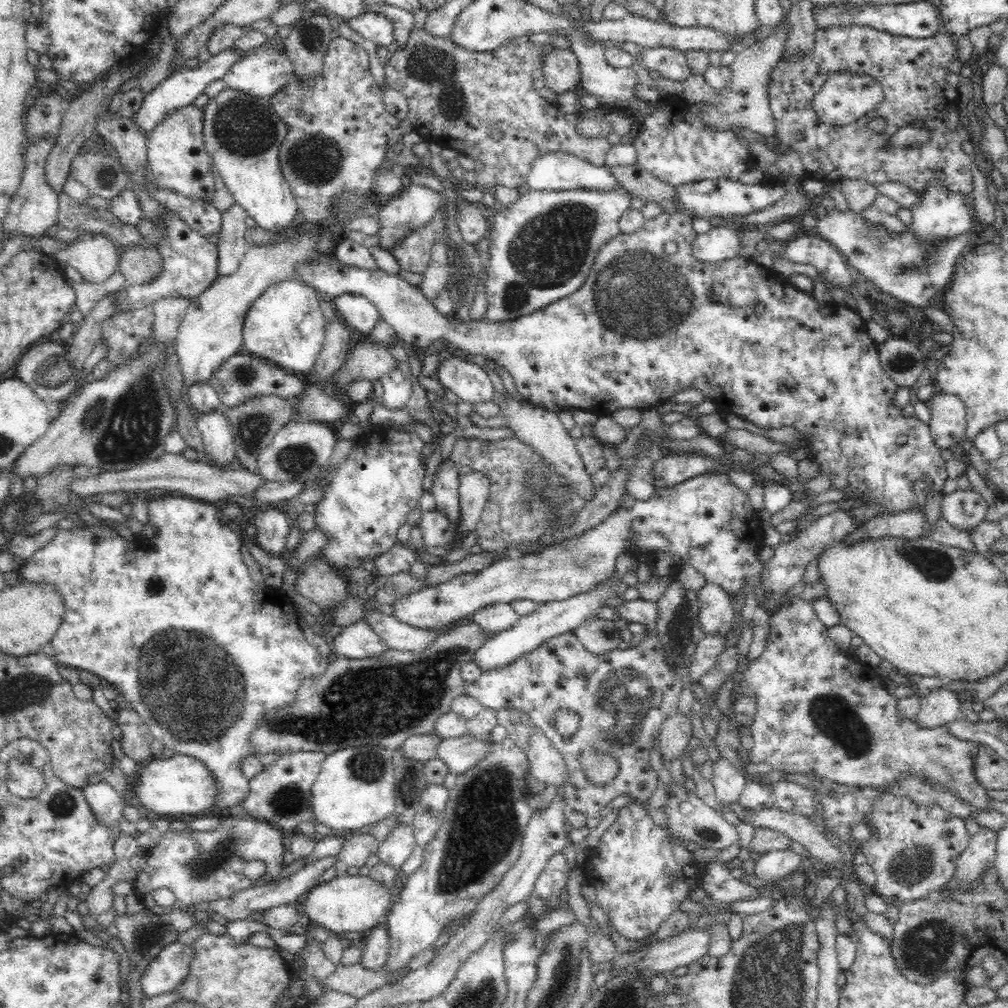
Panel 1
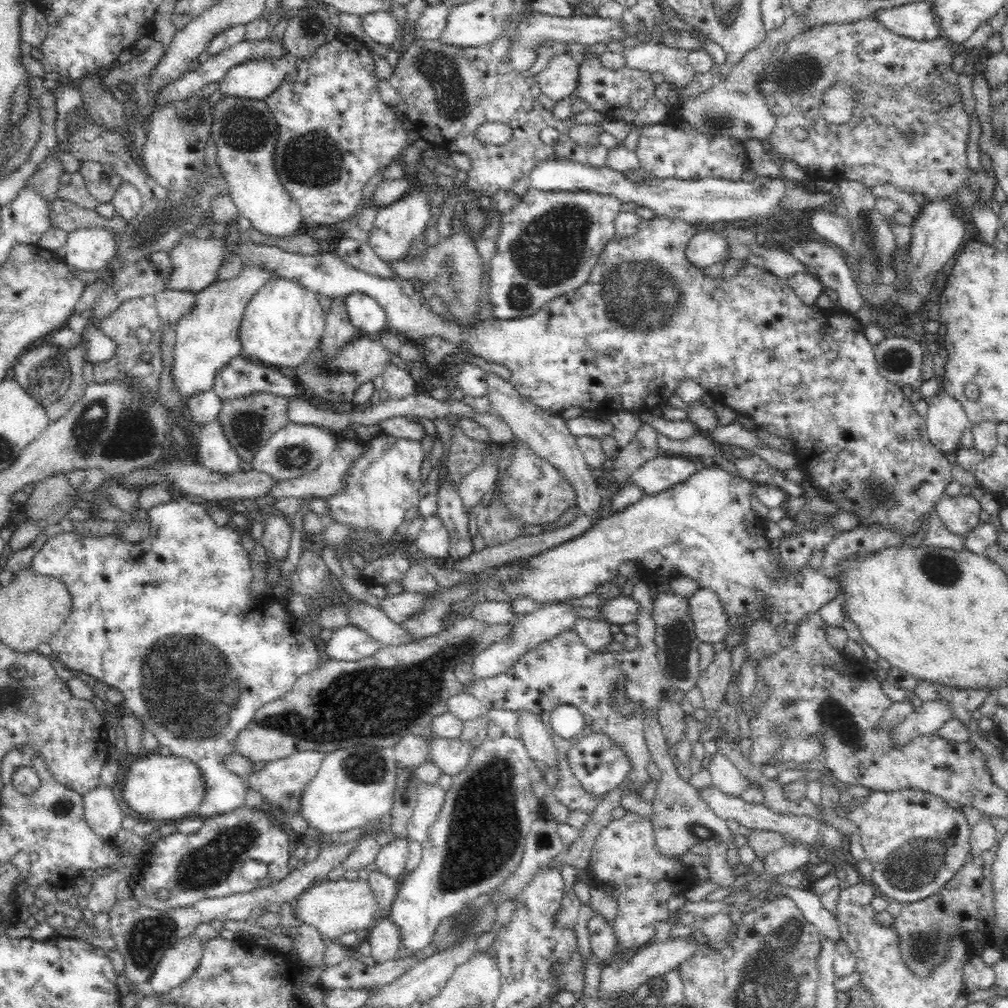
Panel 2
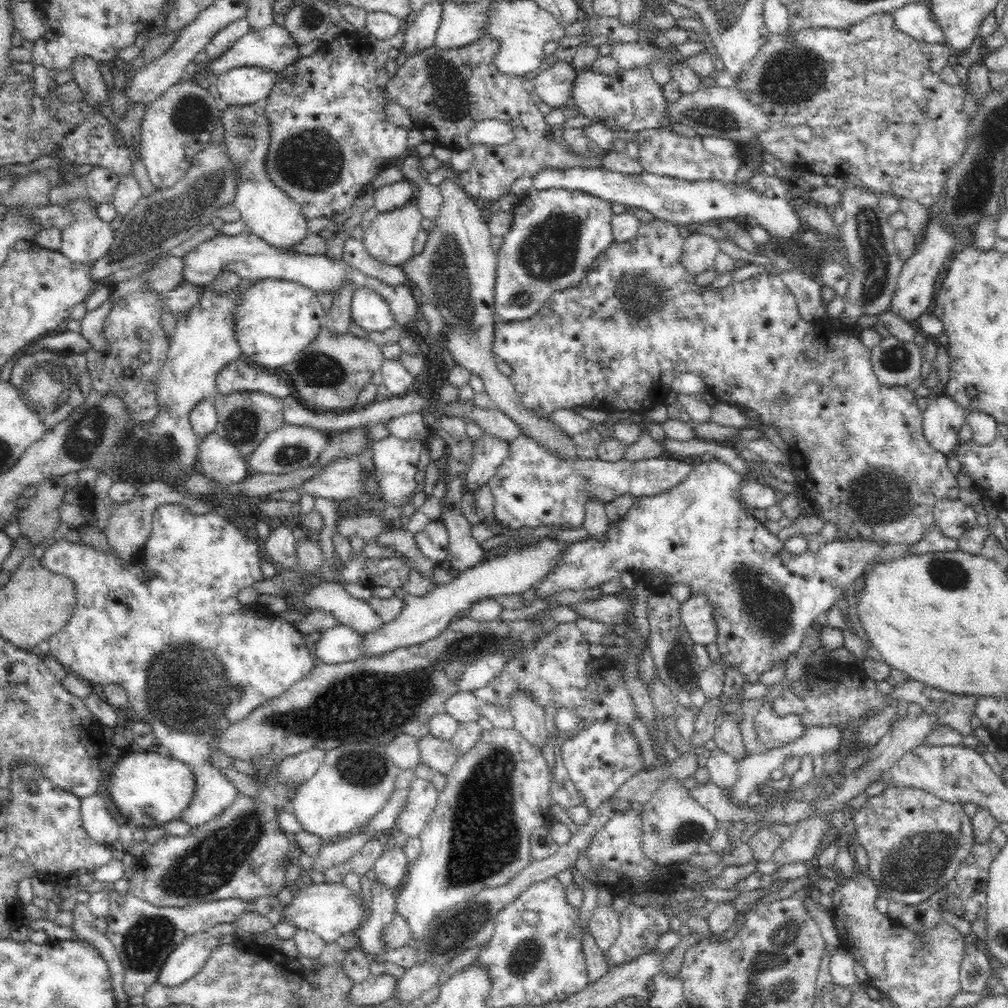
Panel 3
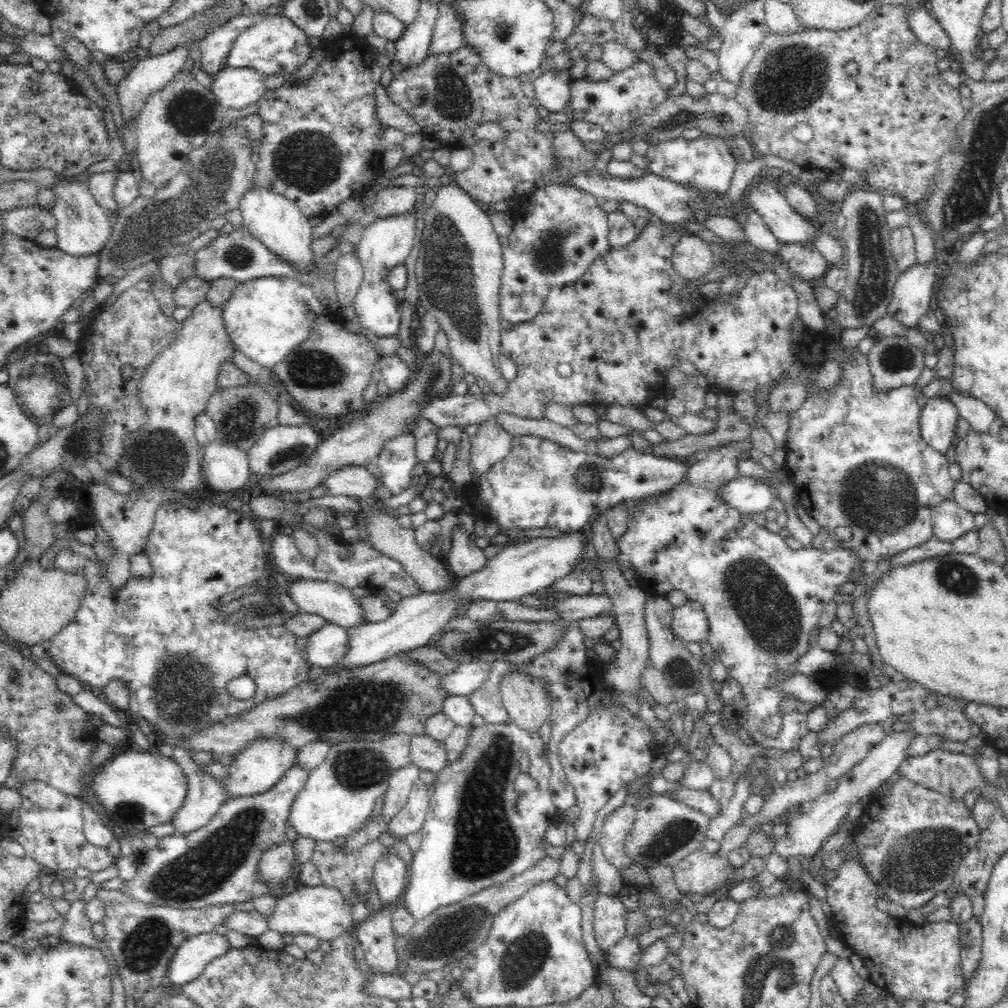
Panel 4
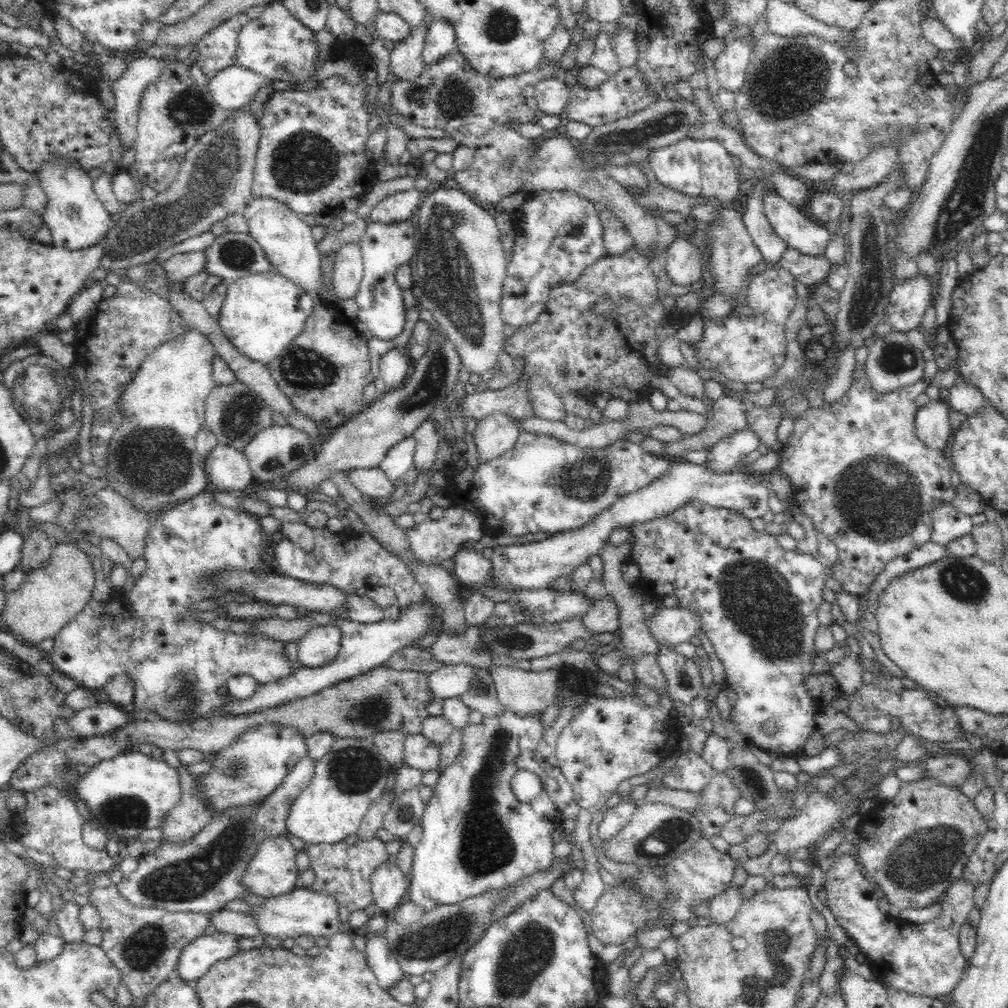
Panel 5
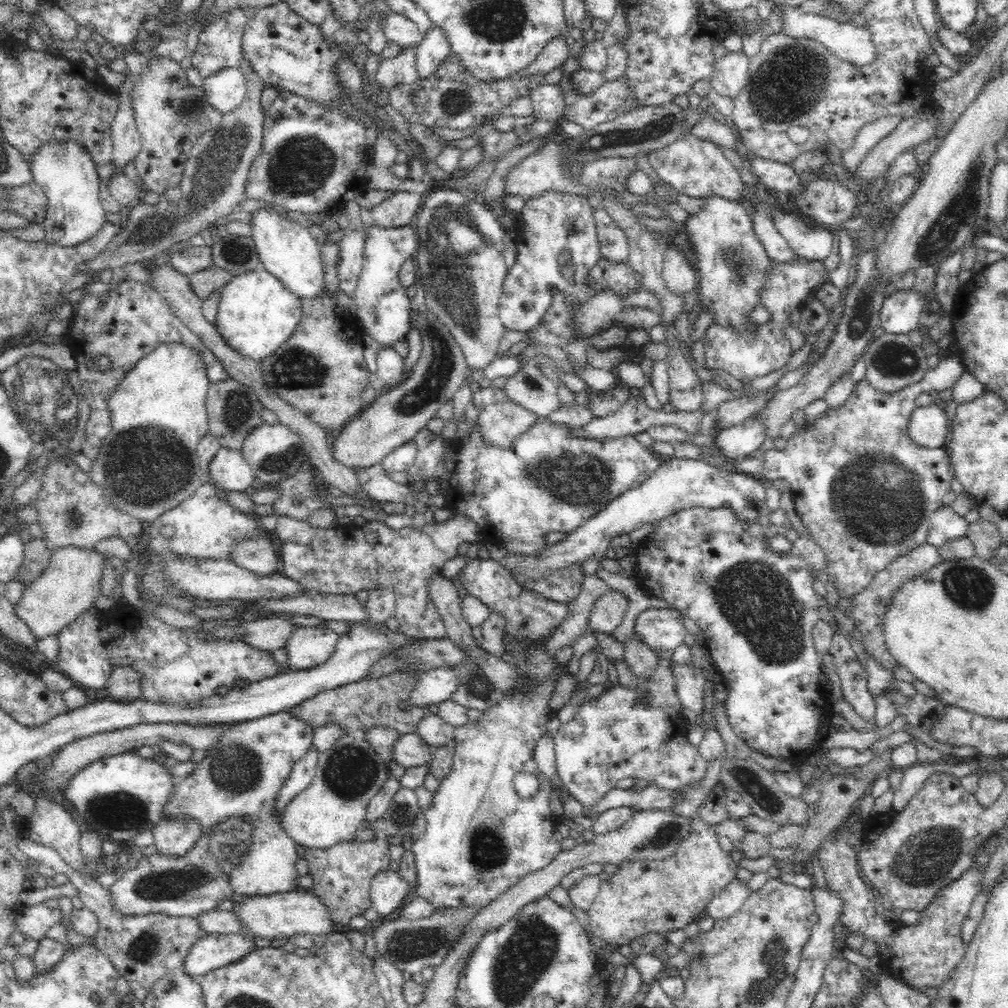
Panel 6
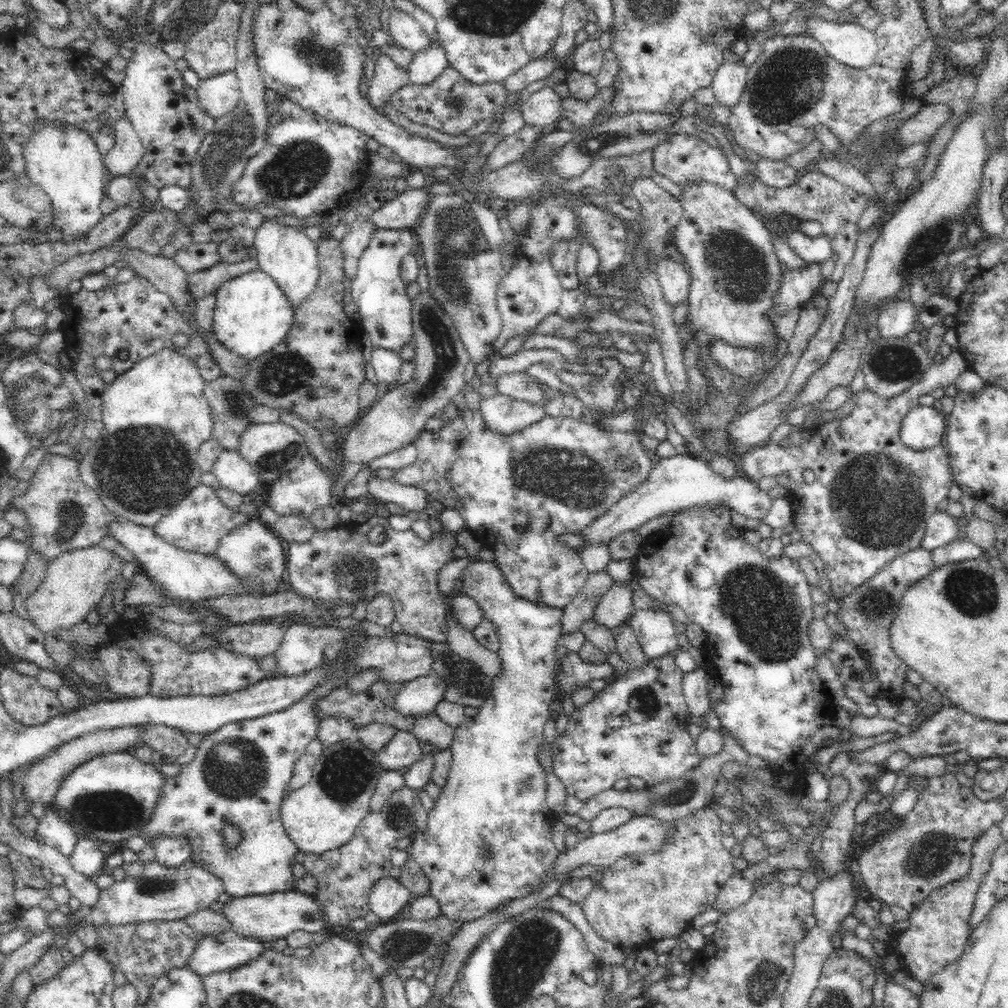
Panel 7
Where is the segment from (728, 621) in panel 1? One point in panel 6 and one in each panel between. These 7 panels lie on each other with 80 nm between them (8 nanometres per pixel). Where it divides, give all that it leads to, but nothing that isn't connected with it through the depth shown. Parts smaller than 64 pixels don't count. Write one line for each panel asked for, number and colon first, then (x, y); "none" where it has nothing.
2: (706, 609)
3: (697, 613)
4: (689, 622)
5: (676, 625)
6: (663, 628)

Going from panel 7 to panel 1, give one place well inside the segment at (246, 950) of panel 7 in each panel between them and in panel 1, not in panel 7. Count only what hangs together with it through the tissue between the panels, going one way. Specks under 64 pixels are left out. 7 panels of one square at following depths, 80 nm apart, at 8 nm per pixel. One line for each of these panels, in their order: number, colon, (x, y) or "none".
1: (169, 968)
2: (177, 965)
3: (183, 963)
4: (194, 953)
5: (197, 956)
6: (211, 951)

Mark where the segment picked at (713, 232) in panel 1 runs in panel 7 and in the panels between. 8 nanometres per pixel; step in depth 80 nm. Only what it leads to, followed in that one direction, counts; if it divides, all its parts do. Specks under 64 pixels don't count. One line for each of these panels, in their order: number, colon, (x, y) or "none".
2: (707, 248)
3: (700, 250)
4: (693, 257)
5: (685, 264)
6: (680, 277)
7: (675, 279)

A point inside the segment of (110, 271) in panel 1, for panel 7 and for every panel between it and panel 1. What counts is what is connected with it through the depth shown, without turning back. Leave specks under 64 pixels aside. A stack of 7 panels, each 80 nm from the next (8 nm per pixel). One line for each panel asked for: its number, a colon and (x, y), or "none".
2: (87, 249)
3: (88, 239)
4: (83, 228)
5: (77, 220)
6: (64, 171)
7: (63, 161)

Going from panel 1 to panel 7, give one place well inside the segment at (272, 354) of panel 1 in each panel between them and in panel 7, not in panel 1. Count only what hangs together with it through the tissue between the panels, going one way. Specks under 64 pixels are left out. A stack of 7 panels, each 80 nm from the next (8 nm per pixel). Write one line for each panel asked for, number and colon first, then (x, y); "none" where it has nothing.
2: (283, 324)
3: (276, 320)
4: (267, 318)
5: (262, 314)
6: (257, 314)
7: (252, 315)

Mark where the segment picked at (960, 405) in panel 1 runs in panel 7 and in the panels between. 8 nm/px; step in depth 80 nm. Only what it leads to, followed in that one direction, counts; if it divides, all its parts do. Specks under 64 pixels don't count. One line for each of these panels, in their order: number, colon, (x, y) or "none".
2: (946, 420)
3: (943, 418)
4: (938, 419)
5: (932, 421)
6: (928, 425)
7: (923, 427)

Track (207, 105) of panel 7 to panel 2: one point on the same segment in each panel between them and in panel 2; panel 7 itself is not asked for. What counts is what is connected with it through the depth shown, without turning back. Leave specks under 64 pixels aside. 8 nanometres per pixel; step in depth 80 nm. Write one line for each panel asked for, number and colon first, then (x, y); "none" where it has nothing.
2: (255, 78)
3: (246, 84)
4: (237, 88)
5: (233, 87)
6: (225, 90)

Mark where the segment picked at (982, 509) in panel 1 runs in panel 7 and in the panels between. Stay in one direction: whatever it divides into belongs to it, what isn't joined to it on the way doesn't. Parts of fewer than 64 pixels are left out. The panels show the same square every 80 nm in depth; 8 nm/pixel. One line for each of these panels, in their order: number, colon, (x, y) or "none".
2: (960, 513)
3: (954, 517)
4: (950, 521)
5: (948, 523)
6: (945, 524)
7: (941, 528)

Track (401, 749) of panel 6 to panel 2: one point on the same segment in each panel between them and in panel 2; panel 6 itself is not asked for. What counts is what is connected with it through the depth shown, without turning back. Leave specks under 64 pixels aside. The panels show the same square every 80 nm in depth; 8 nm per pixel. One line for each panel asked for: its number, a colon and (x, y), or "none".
2: (452, 755)
3: (441, 756)
4: (428, 754)
5: (420, 753)

